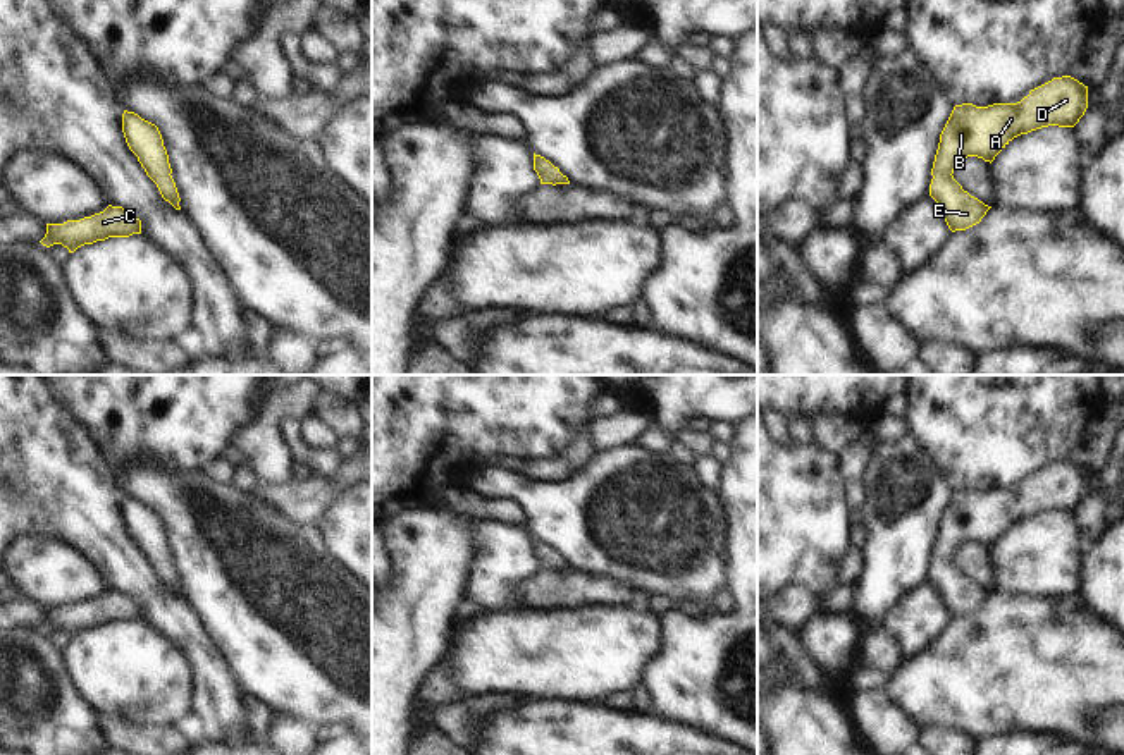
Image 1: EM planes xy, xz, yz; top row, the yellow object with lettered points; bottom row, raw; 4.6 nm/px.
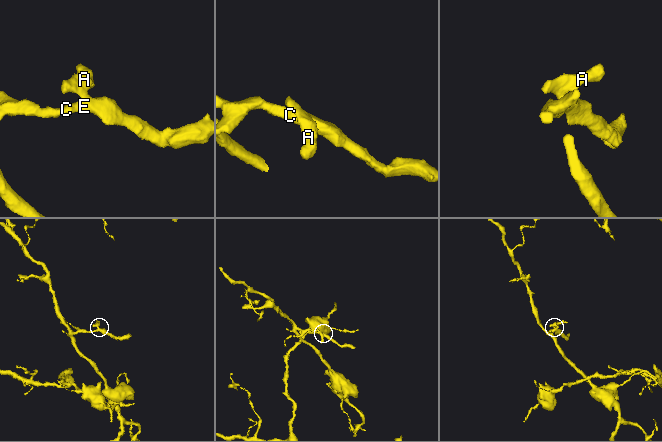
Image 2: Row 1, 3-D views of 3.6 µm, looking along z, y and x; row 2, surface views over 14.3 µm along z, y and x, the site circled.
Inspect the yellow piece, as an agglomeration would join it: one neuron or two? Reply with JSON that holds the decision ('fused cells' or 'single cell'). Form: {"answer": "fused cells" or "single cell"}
{"answer": "single cell"}

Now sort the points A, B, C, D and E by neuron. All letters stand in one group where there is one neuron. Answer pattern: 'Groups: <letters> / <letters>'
Groups: A B C D E

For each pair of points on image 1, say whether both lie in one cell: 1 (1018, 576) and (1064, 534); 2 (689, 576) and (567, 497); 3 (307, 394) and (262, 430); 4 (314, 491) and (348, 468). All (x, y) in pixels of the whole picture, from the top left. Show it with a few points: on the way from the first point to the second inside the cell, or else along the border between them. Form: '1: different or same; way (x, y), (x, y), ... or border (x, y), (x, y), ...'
1: same; way (1030, 564), (1052, 546)
2: same; way (653, 552), (606, 552), (596, 547), (586, 534)
3: same; way (295, 401), (290, 401), (272, 418)
4: same; way (322, 491), (331, 489), (343, 477)

